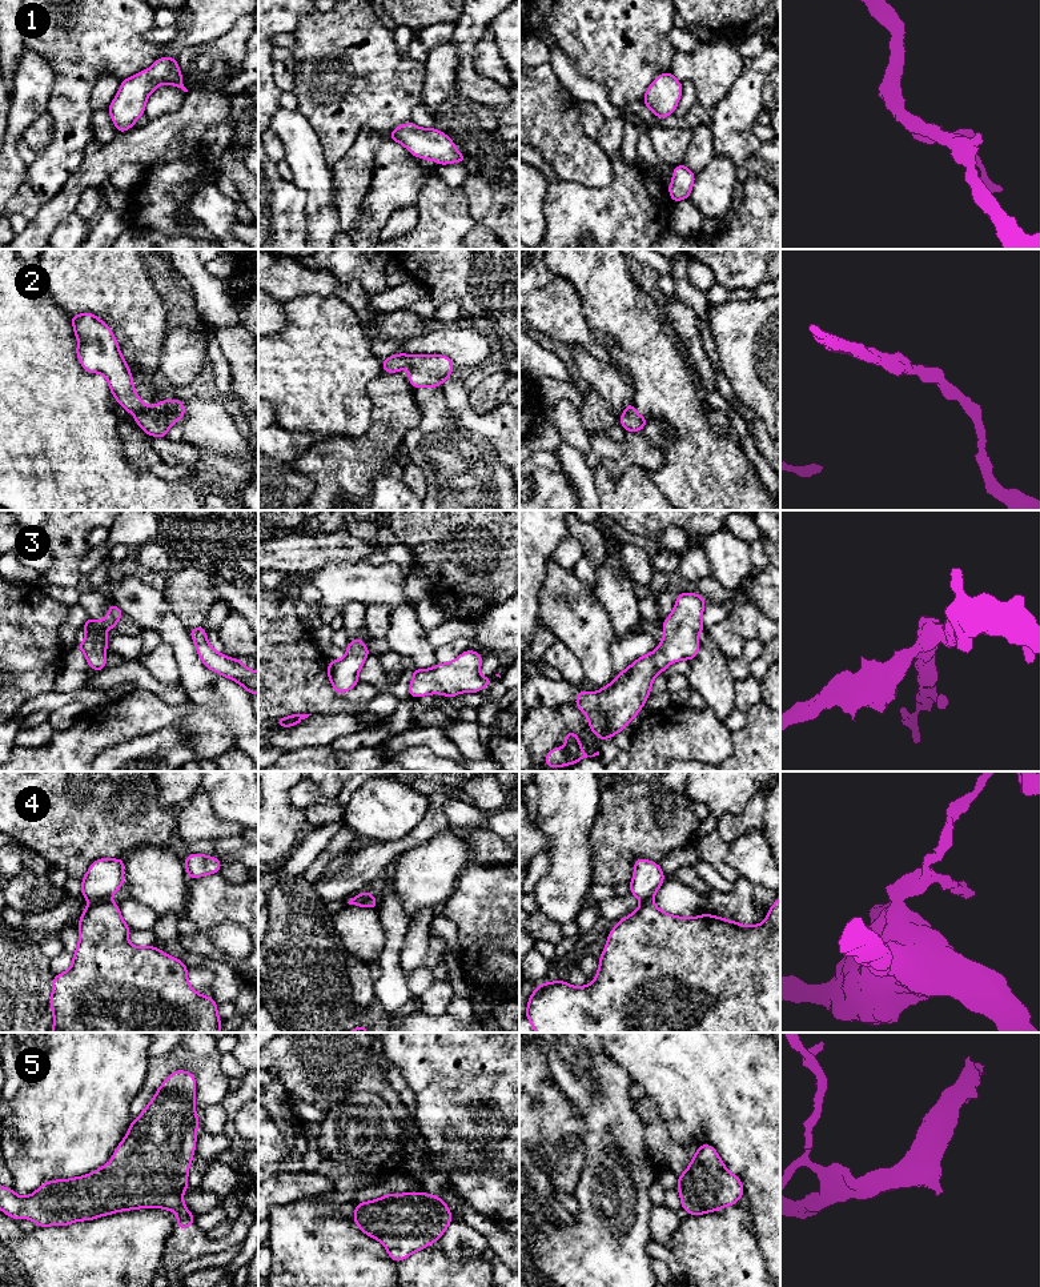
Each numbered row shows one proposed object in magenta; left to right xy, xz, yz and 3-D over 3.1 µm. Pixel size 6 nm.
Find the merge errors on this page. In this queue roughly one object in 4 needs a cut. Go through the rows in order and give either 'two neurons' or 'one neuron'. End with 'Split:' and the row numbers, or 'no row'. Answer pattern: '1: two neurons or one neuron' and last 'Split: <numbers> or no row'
1: one neuron
2: one neuron
3: one neuron
4: two neurons
5: one neuron
Split: 4

